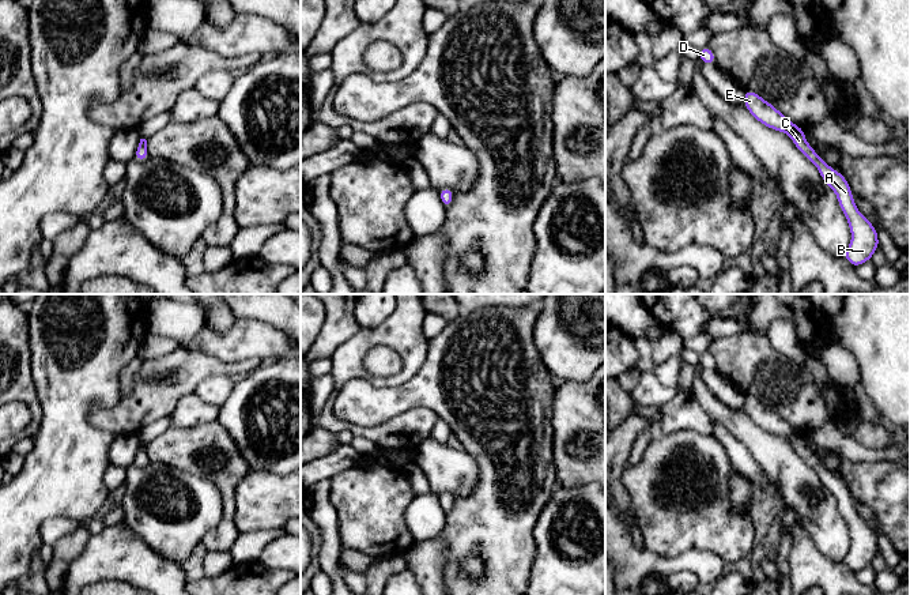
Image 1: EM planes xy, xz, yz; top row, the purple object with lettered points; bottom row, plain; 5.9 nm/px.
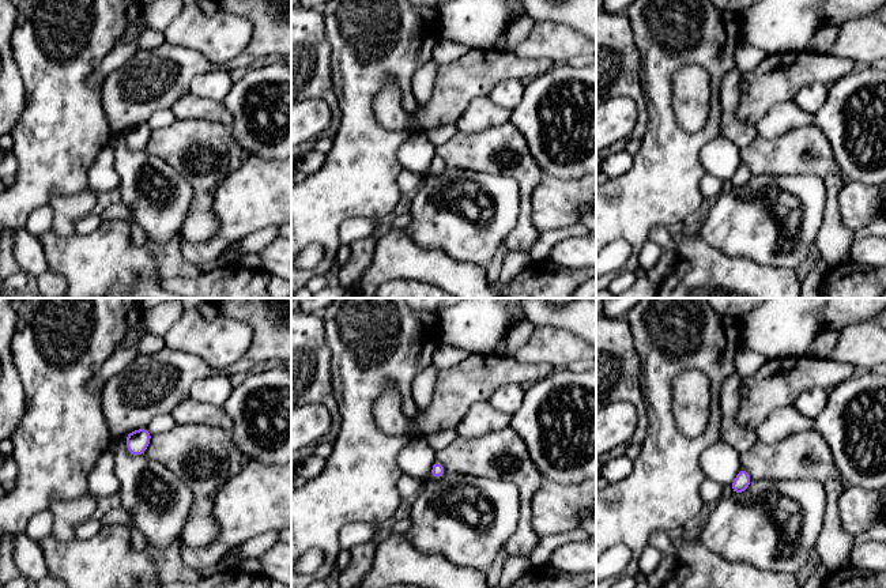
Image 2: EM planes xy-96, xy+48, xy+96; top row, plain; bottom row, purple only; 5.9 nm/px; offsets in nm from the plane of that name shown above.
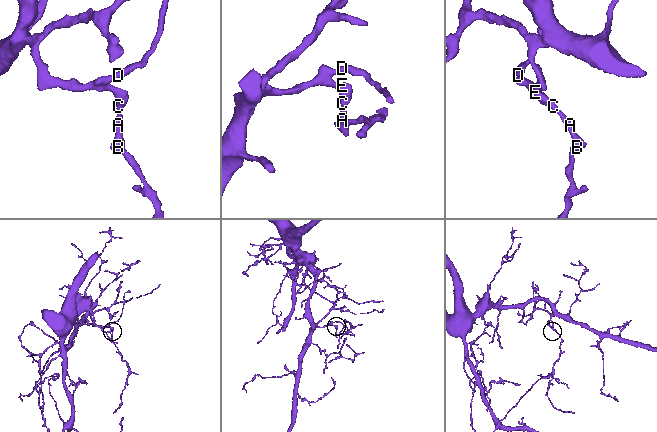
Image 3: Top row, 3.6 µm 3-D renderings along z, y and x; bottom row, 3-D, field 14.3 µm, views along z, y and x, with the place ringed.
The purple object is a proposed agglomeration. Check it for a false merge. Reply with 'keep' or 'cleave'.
keep

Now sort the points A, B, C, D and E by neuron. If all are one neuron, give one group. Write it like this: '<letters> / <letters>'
A B C D E

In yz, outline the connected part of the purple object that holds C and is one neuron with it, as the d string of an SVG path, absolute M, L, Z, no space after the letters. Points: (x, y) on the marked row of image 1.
M745 90L744 106L763 125L788 133L797 150L819 169L826 185L835 192L839 207L843 211L852 231L852 241L843 255L845 259L853 267L858 267L871 260L875 251L879 249L877 231L856 207L853 192L845 176L827 165L809 146L804 135L805 129L794 125L786 116L755 91Z

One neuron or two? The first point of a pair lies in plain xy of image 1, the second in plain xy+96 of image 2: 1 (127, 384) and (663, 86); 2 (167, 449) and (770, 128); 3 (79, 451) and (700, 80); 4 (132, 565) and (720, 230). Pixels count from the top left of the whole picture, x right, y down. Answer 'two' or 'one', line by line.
1: two
2: two
3: two
4: two

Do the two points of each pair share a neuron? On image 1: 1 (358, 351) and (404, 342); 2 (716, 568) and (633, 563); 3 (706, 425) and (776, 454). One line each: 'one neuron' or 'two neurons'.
1: one neuron
2: one neuron
3: two neurons

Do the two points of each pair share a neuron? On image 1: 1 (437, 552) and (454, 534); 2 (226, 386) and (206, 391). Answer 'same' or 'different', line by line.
1: different
2: same

